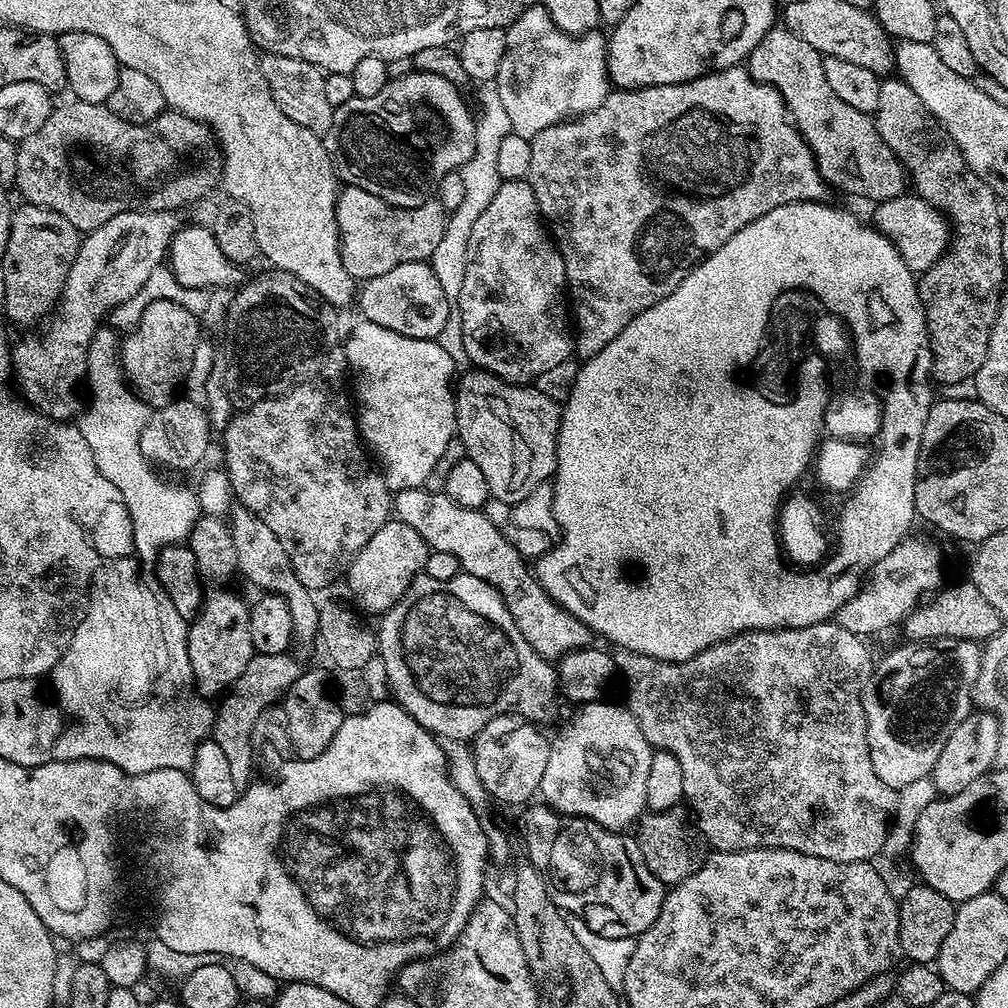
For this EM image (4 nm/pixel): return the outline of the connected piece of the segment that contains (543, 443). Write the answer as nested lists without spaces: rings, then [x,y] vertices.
[[[471,370],[472,372],[468,372],[464,377],[457,379],[454,384],[454,395],[456,398],[456,436],[459,440],[464,444],[464,454],[467,459],[472,460],[474,462],[474,466],[478,466],[478,470],[482,470],[482,474],[486,474],[486,486],[488,487],[488,494],[491,499],[498,501],[498,503],[502,506],[513,506],[515,504],[520,504],[524,498],[526,498],[531,492],[535,492],[536,488],[540,484],[549,483],[556,475],[556,455],[558,454],[558,434],[560,433],[560,413],[562,411],[561,405],[550,399],[546,394],[542,394],[537,390],[535,386],[525,386],[522,384],[511,384],[510,382],[506,382],[502,378],[498,378],[492,372],[486,372],[483,370]]]

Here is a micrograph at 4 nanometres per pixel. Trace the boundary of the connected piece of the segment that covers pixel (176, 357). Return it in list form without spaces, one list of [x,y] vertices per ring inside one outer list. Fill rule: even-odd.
[[[152,300],[143,309],[140,328],[123,337],[118,348],[120,368],[132,391],[149,405],[163,406],[177,395],[176,387],[185,383],[196,348],[202,342],[197,313],[186,310],[177,300]]]

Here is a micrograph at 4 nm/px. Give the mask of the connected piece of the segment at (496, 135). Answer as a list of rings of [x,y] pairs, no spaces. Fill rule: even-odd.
[[[483,125],[482,130],[476,134],[476,149],[469,160],[464,163],[461,171],[462,182],[466,182],[466,194],[463,201],[448,216],[448,224],[444,227],[442,242],[434,250],[430,261],[434,274],[438,274],[438,282],[447,292],[462,287],[462,281],[466,278],[466,262],[468,261],[468,243],[470,242],[470,230],[474,230],[474,222],[482,215],[482,210],[490,206],[494,194],[498,194],[502,179],[498,172],[498,148],[506,135],[505,129],[495,128],[494,125]]]

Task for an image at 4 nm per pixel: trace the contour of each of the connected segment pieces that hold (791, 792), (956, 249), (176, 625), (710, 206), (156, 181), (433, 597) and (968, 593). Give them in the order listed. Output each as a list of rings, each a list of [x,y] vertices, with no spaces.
[[[825,622],[823,624],[815,624],[814,626],[806,626],[805,628],[778,628],[775,632],[743,632],[740,636],[732,636],[728,640],[718,642],[714,646],[710,646],[706,650],[702,650],[702,654],[694,654],[694,658],[683,660],[682,662],[666,662],[658,658],[650,658],[646,654],[638,654],[637,652],[626,652],[623,650],[615,653],[616,670],[621,677],[628,679],[628,701],[626,707],[632,713],[633,718],[638,722],[638,726],[642,730],[642,734],[648,739],[653,749],[663,750],[674,754],[674,758],[678,758],[678,763],[682,766],[682,786],[684,787],[684,800],[687,807],[694,813],[694,824],[698,829],[701,837],[705,841],[708,840],[711,846],[718,852],[745,852],[751,848],[789,848],[795,852],[802,854],[810,854],[811,856],[826,856],[834,862],[854,862],[855,860],[867,861],[872,851],[877,854],[883,853],[884,843],[888,837],[888,829],[894,819],[896,810],[897,789],[886,786],[886,782],[882,782],[882,778],[878,778],[878,774],[874,774],[874,766],[870,762],[870,750],[868,749],[868,723],[866,722],[866,714],[864,713],[864,688],[868,681],[872,678],[874,671],[874,656],[868,653],[868,648],[861,637],[850,634],[850,630],[842,630],[842,626],[838,626],[834,622]]]
[[[884,78],[880,81],[880,89],[878,90],[878,110],[874,113],[876,129],[882,138],[882,142],[886,142],[886,146],[900,160],[900,165],[904,167],[907,179],[914,187],[915,195],[920,196],[930,206],[934,206],[944,215],[944,219],[950,225],[950,247],[944,253],[942,258],[938,258],[938,262],[934,266],[930,266],[930,270],[926,270],[919,277],[920,285],[920,301],[924,307],[926,314],[926,322],[928,323],[928,338],[932,345],[932,374],[931,377],[937,385],[945,386],[947,384],[962,382],[963,379],[975,377],[976,372],[982,366],[982,362],[986,362],[986,350],[990,346],[990,334],[992,327],[996,321],[996,315],[1000,309],[1000,293],[1005,287],[1004,284],[1004,268],[1006,261],[1002,258],[1002,230],[1005,225],[1000,221],[1001,201],[998,199],[996,192],[987,185],[982,178],[978,178],[978,174],[972,172],[972,167],[964,161],[964,156],[958,150],[958,146],[950,138],[950,134],[943,130],[935,130],[936,132],[928,132],[928,124],[930,125],[930,117],[928,111],[922,106],[922,102],[918,98],[918,94],[914,94],[914,90],[910,90],[910,86],[906,81],[899,78]]]
[[[120,556],[117,560],[105,559],[100,567],[96,569],[96,573],[92,575],[92,582],[88,585],[88,603],[84,610],[84,616],[80,619],[80,625],[74,630],[72,641],[68,643],[68,648],[62,654],[62,658],[56,664],[50,673],[50,681],[56,687],[55,699],[58,701],[59,707],[65,713],[68,712],[76,719],[76,725],[72,729],[61,731],[60,737],[56,740],[57,751],[69,754],[74,760],[108,760],[114,766],[118,766],[123,772],[128,772],[132,776],[138,774],[146,774],[150,770],[178,770],[183,772],[191,769],[194,762],[194,754],[196,746],[201,740],[209,735],[210,729],[214,724],[214,708],[212,716],[212,708],[207,699],[201,698],[194,691],[194,681],[192,679],[192,667],[190,666],[190,658],[188,657],[188,625],[189,621],[182,618],[182,614],[178,614],[178,610],[172,607],[160,608],[161,597],[148,589],[146,581],[140,577],[140,568],[128,556]]]
[[[744,66],[707,72],[705,76],[681,84],[655,84],[645,88],[609,91],[605,101],[597,109],[577,115],[569,122],[550,125],[533,137],[530,143],[532,150],[526,179],[536,195],[540,215],[555,237],[556,247],[564,256],[564,269],[568,279],[566,292],[570,297],[570,312],[574,317],[574,352],[580,358],[598,354],[598,350],[614,342],[614,338],[618,338],[618,334],[622,334],[622,330],[626,330],[626,326],[630,326],[630,322],[634,322],[634,318],[638,318],[642,310],[650,310],[650,306],[662,302],[662,298],[672,293],[711,252],[718,251],[723,244],[730,242],[730,238],[734,238],[738,230],[770,214],[770,210],[778,210],[778,206],[820,202],[830,191],[828,181],[816,167],[812,148],[796,127],[780,91],[754,79]]]
[[[83,98],[77,99],[77,104],[64,104],[53,107],[50,118],[46,118],[46,122],[42,122],[42,126],[38,126],[38,130],[34,130],[34,134],[30,134],[25,140],[19,141],[16,150],[16,178],[15,187],[20,187],[20,192],[24,195],[23,199],[27,203],[45,208],[46,210],[54,210],[58,214],[62,214],[62,218],[66,218],[66,222],[70,222],[70,226],[74,226],[82,234],[87,234],[96,228],[102,227],[106,222],[110,222],[110,218],[114,218],[114,214],[122,214],[129,211],[133,207],[135,200],[140,200],[143,196],[152,196],[153,205],[159,206],[164,210],[172,210],[177,206],[179,200],[196,200],[199,196],[204,196],[212,187],[219,185],[222,180],[222,153],[219,143],[215,136],[212,135],[211,128],[207,124],[198,122],[194,118],[190,118],[186,114],[175,110],[165,110],[162,114],[158,114],[158,118],[154,118],[148,124],[130,124],[122,119],[118,114],[114,114],[108,109],[107,103],[91,104]]]
[[[461,574],[450,578],[450,582],[438,582],[438,578],[421,575],[379,620],[378,659],[384,663],[387,687],[396,695],[395,703],[401,704],[433,736],[471,742],[486,722],[499,716],[519,714],[537,726],[555,718],[556,668],[522,638],[499,592],[482,578]]]
[[[964,582],[953,588],[948,587],[941,587],[927,602],[917,603],[914,611],[904,617],[902,629],[910,639],[928,640],[933,636],[936,640],[948,640],[947,642],[987,642],[1000,632],[1002,621],[998,610],[994,610],[994,606],[990,606],[990,602],[982,598],[978,586]]]

